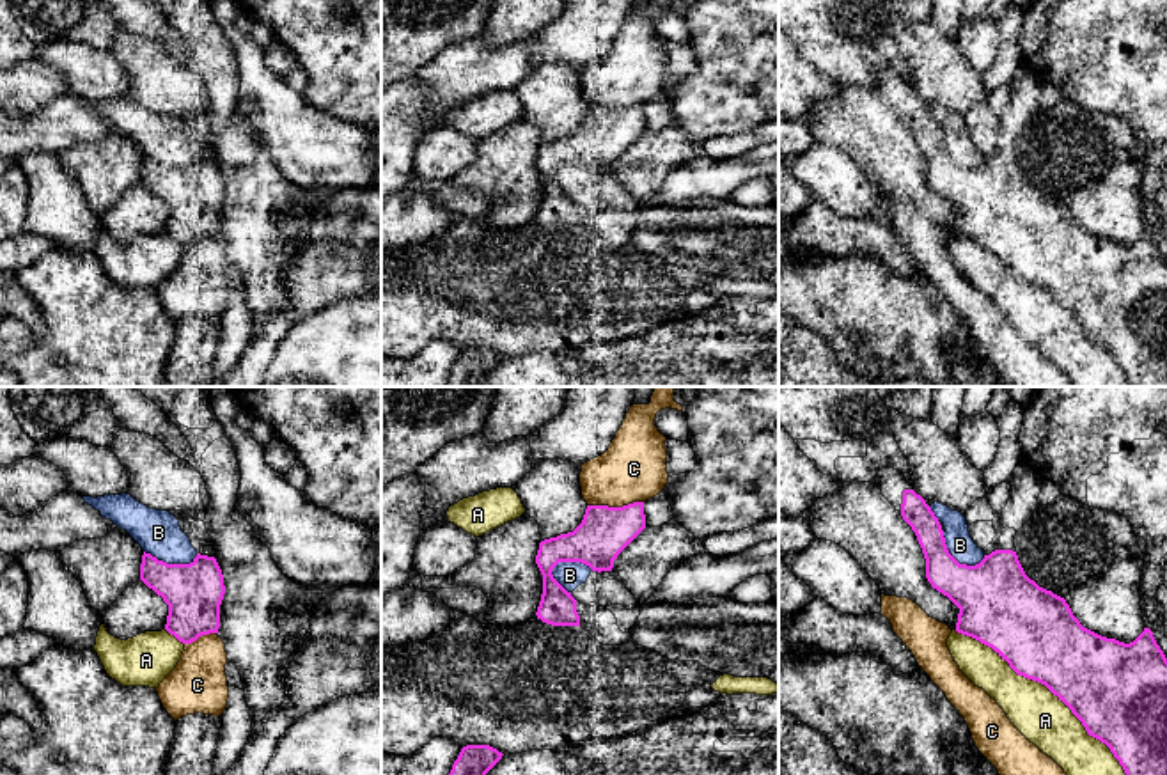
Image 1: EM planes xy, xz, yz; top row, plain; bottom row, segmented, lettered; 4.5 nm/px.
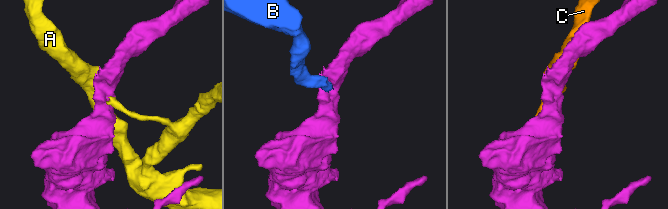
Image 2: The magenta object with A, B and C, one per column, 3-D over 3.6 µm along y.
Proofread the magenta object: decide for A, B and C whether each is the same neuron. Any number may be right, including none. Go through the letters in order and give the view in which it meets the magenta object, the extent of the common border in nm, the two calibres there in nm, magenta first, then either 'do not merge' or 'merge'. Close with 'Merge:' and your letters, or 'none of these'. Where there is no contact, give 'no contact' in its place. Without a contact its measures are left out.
A: contact in yz; length 1000 nm; calibres 380 and 240 nm; do not merge
B: contact in xz; length 200 nm; calibres 220 and 120 nm; merge
C: contact in xz; length 260 nm; calibres 220 and 300 nm; do not merge
Merge: B

